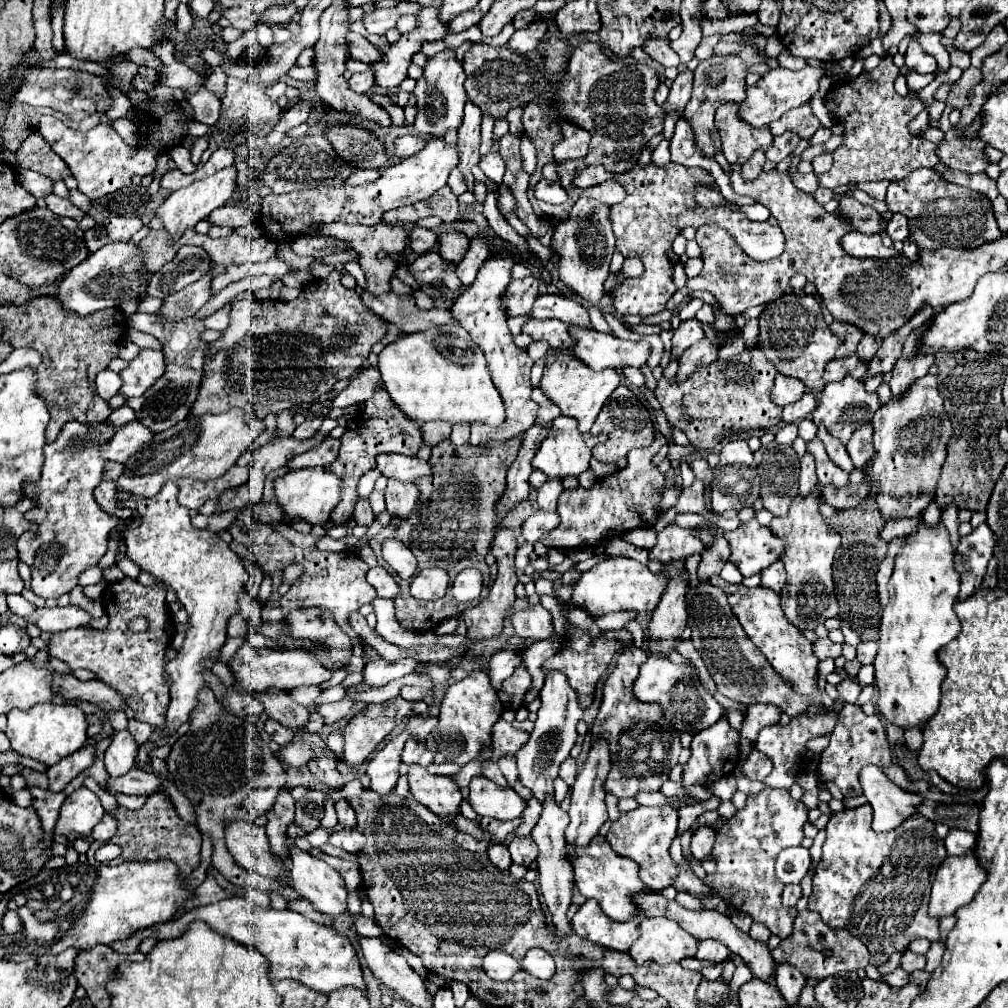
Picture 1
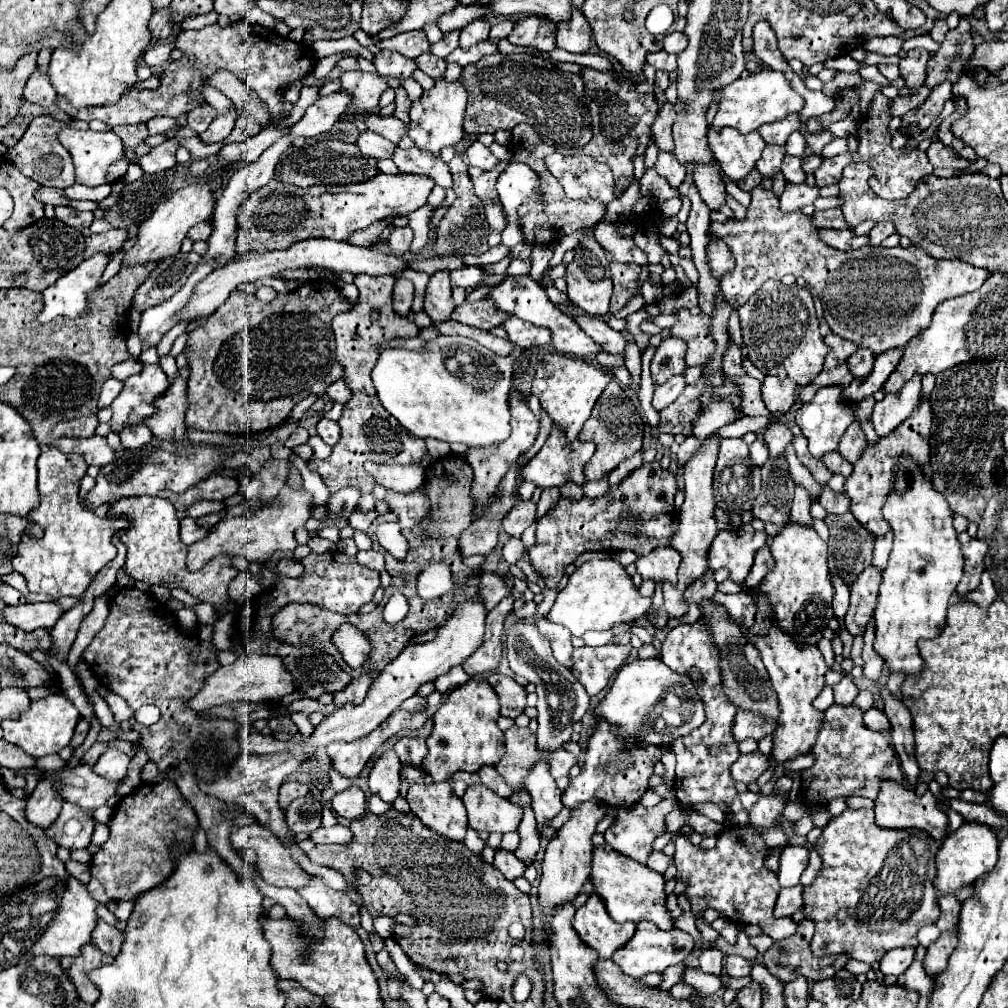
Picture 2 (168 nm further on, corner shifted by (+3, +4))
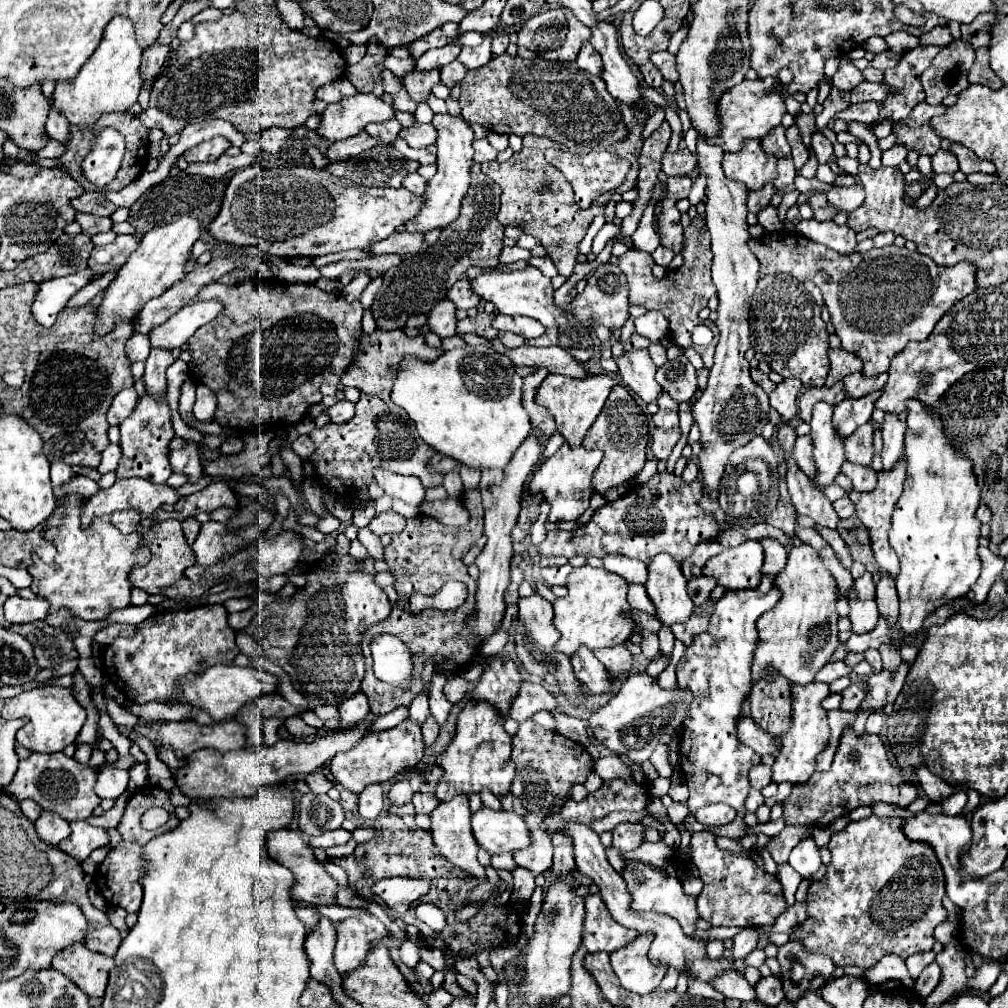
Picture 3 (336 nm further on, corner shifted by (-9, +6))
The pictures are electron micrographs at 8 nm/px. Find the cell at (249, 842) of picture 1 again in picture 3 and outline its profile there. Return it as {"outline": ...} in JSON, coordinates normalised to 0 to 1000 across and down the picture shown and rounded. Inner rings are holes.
{"outline":[[[280,822],[280,824],[270,824],[266,826],[266,832],[264,832],[264,838],[266,838],[266,846],[272,854],[276,854],[278,858],[286,860],[292,870],[294,870],[294,876],[288,884],[288,888],[292,892],[300,892],[300,894],[306,894],[306,896],[321,896],[321,898],[329,898],[333,896],[333,880],[335,880],[335,874],[331,874],[323,864],[321,860],[313,854],[312,850],[312,844],[302,836],[300,828],[290,824],[290,822]]]}

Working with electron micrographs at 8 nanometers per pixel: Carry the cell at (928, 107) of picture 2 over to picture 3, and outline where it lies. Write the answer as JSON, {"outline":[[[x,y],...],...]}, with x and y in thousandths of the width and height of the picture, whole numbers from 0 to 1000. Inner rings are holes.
{"outline":[[[919,100],[909,104],[905,108],[905,114],[899,118],[893,118],[887,124],[887,132],[891,134],[891,142],[897,142],[901,148],[909,148],[913,154],[927,154],[933,148],[933,136],[929,134],[927,126],[923,124],[925,110],[929,106],[923,106]]]}

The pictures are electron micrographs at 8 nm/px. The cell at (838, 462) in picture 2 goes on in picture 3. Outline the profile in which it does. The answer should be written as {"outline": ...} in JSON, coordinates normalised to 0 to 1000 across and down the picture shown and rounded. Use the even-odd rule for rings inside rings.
{"outline":[[[837,457],[835,469],[847,479],[849,487],[865,487],[869,483],[869,467],[865,463],[853,463],[849,459]]]}

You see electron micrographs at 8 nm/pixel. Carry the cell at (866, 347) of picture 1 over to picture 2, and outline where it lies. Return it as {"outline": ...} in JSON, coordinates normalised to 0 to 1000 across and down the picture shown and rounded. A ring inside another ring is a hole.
{"outline":[[[851,346],[843,356],[841,356],[841,364],[845,374],[861,374],[861,370],[865,370],[867,364],[867,352],[861,346]]]}

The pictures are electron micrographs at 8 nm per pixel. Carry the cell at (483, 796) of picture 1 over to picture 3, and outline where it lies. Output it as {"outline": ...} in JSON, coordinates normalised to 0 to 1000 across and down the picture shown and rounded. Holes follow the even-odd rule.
{"outline":[[[478,799],[468,809],[468,824],[474,838],[480,840],[484,848],[510,846],[526,838],[522,814],[510,805],[490,805]]]}

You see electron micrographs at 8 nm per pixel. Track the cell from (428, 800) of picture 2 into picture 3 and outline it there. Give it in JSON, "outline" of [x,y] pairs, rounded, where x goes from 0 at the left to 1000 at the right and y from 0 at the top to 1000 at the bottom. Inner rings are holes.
{"outline":[[[450,789],[446,795],[438,795],[429,807],[427,807],[427,813],[429,813],[429,828],[431,828],[431,838],[435,842],[435,848],[442,850],[444,854],[452,856],[454,860],[458,860],[460,864],[468,866],[470,870],[474,872],[482,872],[482,866],[480,866],[480,860],[474,856],[472,852],[472,846],[474,846],[474,836],[468,828],[468,822],[466,822],[466,811],[468,811],[468,805],[466,805],[466,799],[464,799],[464,791],[462,789]]]}

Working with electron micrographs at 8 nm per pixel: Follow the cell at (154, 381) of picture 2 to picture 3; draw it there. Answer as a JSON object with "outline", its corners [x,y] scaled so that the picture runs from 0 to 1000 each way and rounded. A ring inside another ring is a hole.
{"outline":[[[143,390],[131,412],[119,420],[119,443],[121,455],[117,461],[117,475],[119,473],[143,473],[151,479],[163,479],[171,471],[171,463],[167,459],[167,439],[173,434],[171,426],[171,412],[165,390],[149,392]]]}

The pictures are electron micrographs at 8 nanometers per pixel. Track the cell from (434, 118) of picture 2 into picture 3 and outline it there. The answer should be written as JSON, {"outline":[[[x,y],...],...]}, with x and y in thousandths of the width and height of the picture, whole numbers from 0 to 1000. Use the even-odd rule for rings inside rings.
{"outline":[[[440,112],[440,114],[431,114],[431,120],[429,124],[433,126],[435,130],[435,138],[433,138],[433,146],[435,146],[435,170],[433,174],[423,182],[423,201],[419,205],[419,209],[409,215],[405,221],[403,221],[403,229],[417,229],[417,231],[423,231],[427,227],[438,227],[442,223],[446,223],[454,211],[456,211],[456,201],[458,201],[458,195],[462,193],[464,186],[466,186],[466,166],[468,166],[468,154],[470,154],[470,148],[468,148],[468,140],[470,140],[470,130],[468,126],[464,124],[464,120],[454,114],[446,114],[446,112]]]}

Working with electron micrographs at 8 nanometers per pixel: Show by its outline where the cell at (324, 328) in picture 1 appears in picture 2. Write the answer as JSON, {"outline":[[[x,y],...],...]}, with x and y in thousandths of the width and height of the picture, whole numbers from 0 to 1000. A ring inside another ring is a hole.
{"outline":[[[319,277],[300,281],[296,289],[276,293],[268,301],[242,289],[230,289],[224,301],[187,332],[183,346],[188,360],[185,422],[228,432],[238,428],[258,430],[280,422],[288,414],[290,404],[308,390],[321,392],[323,384],[341,372],[341,366],[331,358],[329,316],[345,307],[347,303],[333,283]]]}

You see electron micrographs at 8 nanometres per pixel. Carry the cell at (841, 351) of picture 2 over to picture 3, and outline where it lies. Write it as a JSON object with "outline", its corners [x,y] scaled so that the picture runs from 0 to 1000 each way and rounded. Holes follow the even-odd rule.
{"outline":[[[835,344],[823,346],[823,370],[819,376],[819,382],[835,378],[839,372],[853,368],[855,366],[855,356],[851,352],[845,352],[845,348],[839,348]]]}

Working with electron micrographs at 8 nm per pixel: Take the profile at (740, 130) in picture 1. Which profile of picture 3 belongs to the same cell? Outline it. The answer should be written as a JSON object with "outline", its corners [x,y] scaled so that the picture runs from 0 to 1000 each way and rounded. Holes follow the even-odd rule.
{"outline":[[[740,138],[734,150],[718,152],[716,166],[718,166],[718,174],[720,176],[738,182],[744,188],[754,188],[758,182],[764,182],[764,180],[770,178],[770,154],[762,154],[758,150],[754,138]]]}

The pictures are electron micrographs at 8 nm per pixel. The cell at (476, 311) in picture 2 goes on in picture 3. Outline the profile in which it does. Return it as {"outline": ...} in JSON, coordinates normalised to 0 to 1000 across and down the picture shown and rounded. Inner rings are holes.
{"outline":[[[494,309],[474,311],[472,314],[460,314],[458,318],[454,318],[454,330],[474,330],[482,336],[490,336],[490,334],[494,334],[494,326],[488,324],[488,318],[492,313],[494,313]]]}

